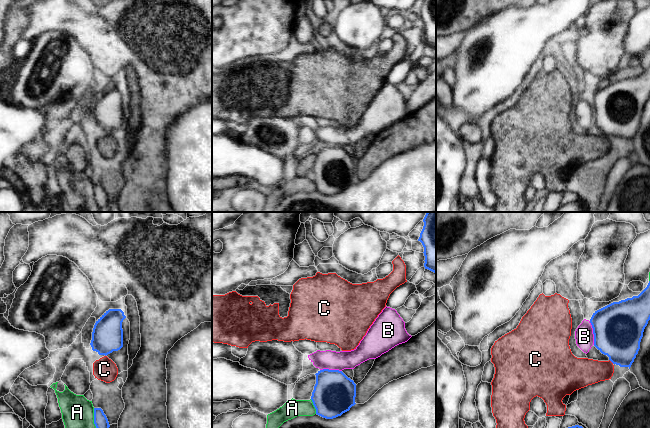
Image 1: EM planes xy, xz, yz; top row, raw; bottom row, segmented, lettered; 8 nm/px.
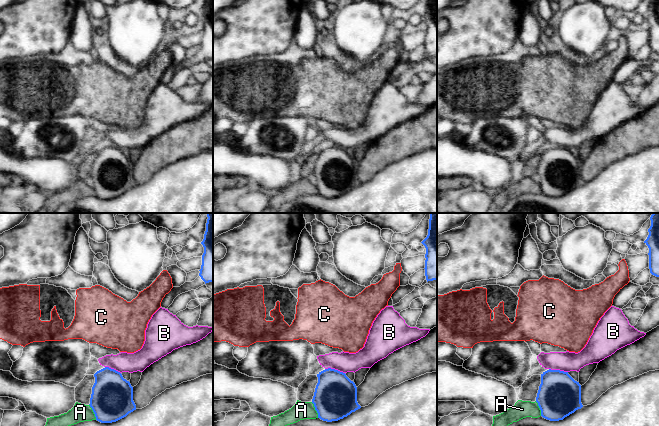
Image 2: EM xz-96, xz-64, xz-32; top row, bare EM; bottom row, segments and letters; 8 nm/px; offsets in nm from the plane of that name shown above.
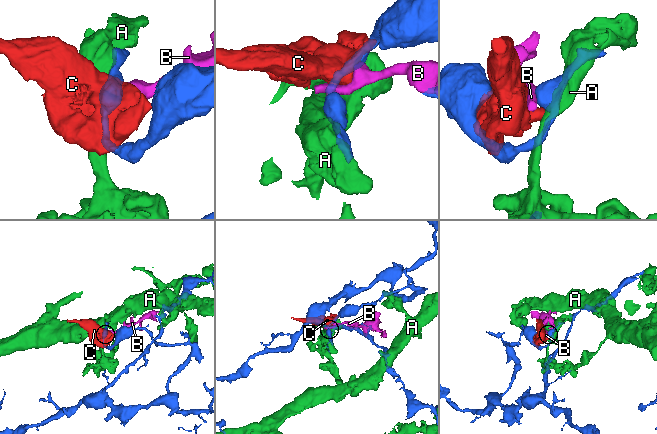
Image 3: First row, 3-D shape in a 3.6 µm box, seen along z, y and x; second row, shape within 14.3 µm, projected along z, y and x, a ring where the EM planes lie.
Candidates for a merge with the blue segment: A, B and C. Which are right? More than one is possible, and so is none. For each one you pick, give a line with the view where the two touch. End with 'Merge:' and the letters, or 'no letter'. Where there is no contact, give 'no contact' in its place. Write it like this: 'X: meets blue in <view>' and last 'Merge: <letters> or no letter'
Merge: no letter

